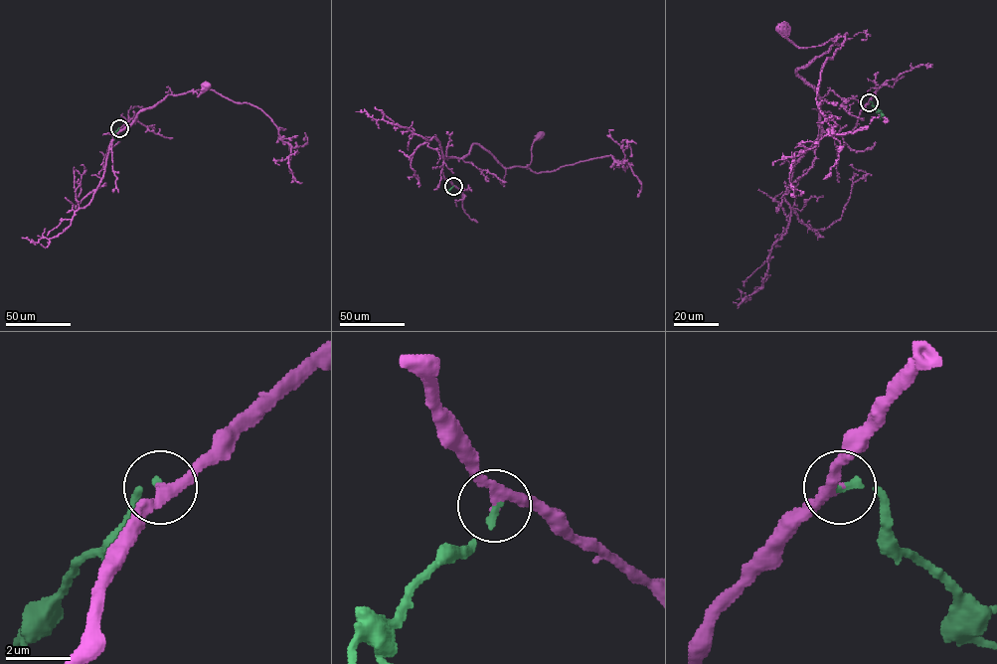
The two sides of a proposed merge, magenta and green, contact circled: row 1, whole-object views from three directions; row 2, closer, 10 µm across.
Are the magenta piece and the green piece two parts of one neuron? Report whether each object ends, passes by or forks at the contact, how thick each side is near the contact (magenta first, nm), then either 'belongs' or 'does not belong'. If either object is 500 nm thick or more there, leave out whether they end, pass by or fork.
magenta passes by | green ends | 280/240 nm | belongs

